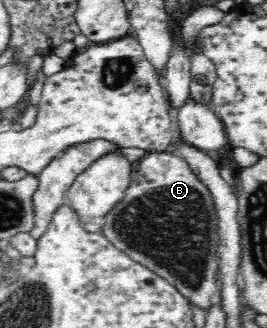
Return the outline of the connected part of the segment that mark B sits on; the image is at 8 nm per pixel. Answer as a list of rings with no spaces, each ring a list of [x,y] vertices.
[[[174,150],[149,151],[135,164],[133,178],[125,190],[124,197],[104,217],[103,235],[117,248],[130,254],[135,261],[163,277],[174,285],[187,302],[206,312],[214,295],[217,278],[219,218],[211,190],[199,179],[198,174],[191,170],[190,163]]]

